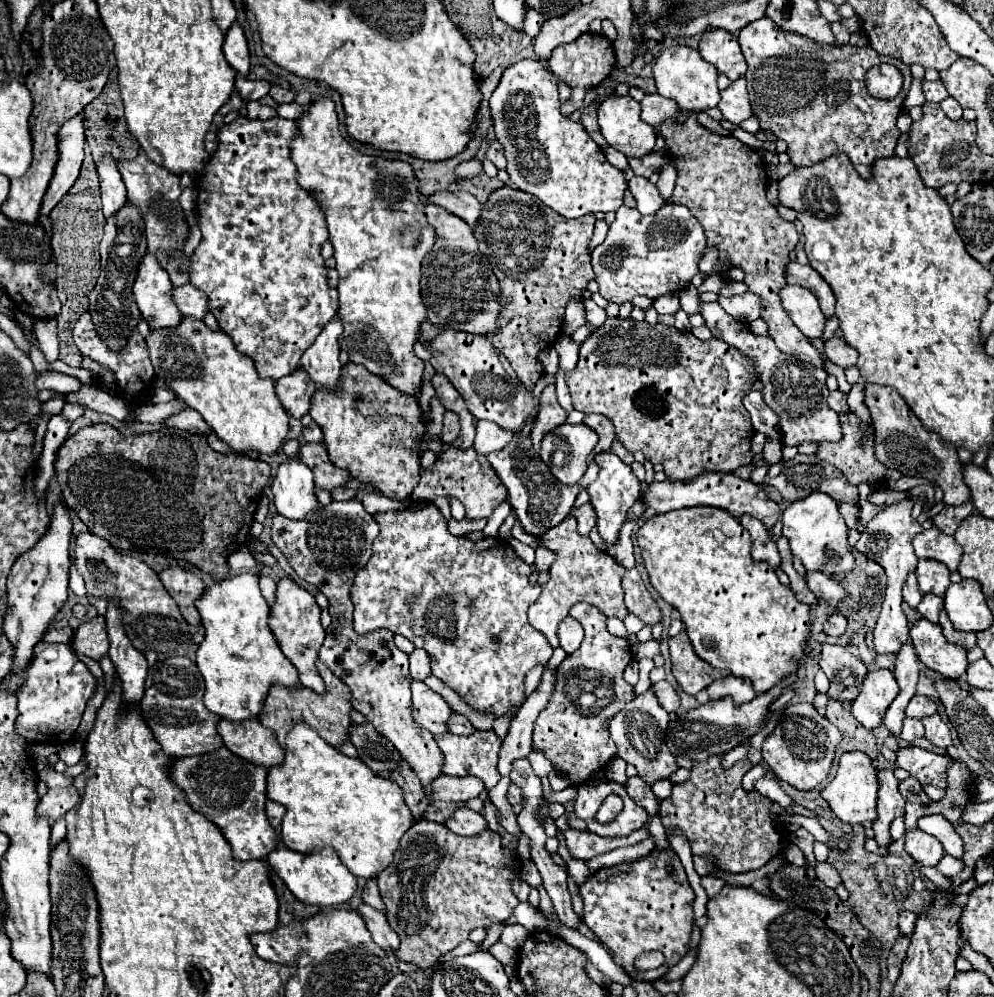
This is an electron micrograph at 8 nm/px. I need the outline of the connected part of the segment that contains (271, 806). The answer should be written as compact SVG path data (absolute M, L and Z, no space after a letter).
M266 801L266 815L268 815L270 825L272 825L276 831L280 831L280 819L284 817L284 813L286 813L286 809L282 809L282 805L278 805L278 803L274 803L274 801Z

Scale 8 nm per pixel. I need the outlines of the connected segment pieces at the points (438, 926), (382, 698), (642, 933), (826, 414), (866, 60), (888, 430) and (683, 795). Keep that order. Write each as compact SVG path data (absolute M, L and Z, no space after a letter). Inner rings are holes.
M416 821L408 833L402 835L400 847L394 853L392 865L378 873L378 889L386 905L386 919L390 929L400 937L400 947L394 955L400 961L414 963L428 971L434 961L458 943L468 939L468 933L476 927L490 927L492 923L506 921L514 907L520 903L512 891L512 877L520 869L520 863L502 851L500 835L486 829L474 837L460 837L446 829L444 823Z
M348 499L348 501L332 501L330 505L320 505L318 509L314 509L312 513L308 513L308 517L304 517L302 521L292 521L286 519L282 515L274 515L272 517L272 525L270 525L270 535L274 545L284 553L284 557L288 559L290 567L296 571L296 575L312 585L316 585L316 589L320 593L326 595L328 599L328 613L332 617L332 625L326 631L326 639L318 651L320 661L330 667L330 671L342 679L350 691L352 691L352 707L362 713L376 729L378 733L382 733L386 739L390 739L394 743L394 747L400 751L400 755L412 765L412 769L416 771L418 779L422 781L424 787L430 787L430 781L434 781L434 777L438 777L438 765L442 765L442 753L438 753L438 745L434 741L434 735L428 733L428 729L422 729L418 723L412 721L412 705L410 705L410 673L406 669L408 665L408 655L402 653L396 645L394 645L394 635L390 631L378 631L378 633L370 633L370 635L358 635L354 633L352 627L352 601L350 601L350 583L354 583L354 577L358 573L360 567L366 565L366 561L372 555L372 541L378 535L378 523L374 521L374 517L370 513L366 513L366 509L362 507L362 503L358 499Z
M672 849L664 851L652 851L642 859L618 863L612 867L600 867L596 873L592 873L582 885L578 885L580 897L584 901L584 923L586 927L596 935L596 939L608 947L612 953L612 959L616 965L620 965L632 979L636 981L656 981L666 975L668 967L676 965L686 953L688 953L688 941L692 933L692 901L694 901L694 891L688 883L686 871L678 859L678 855ZM666 867L674 867L672 873L666 871ZM644 951L660 951L664 955L664 965L652 971L636 971L634 969L634 959L644 953Z
M700 303L698 313L704 317L706 327L712 331L714 337L726 341L730 347L734 347L740 353L746 353L750 359L754 359L754 363L760 371L764 401L780 417L784 445L800 445L804 441L822 443L822 441L842 439L842 427L840 427L838 413L832 411L826 403L826 397L828 397L826 377L828 377L828 373L824 369L814 367L810 363L804 363L794 355L782 353L774 345L772 337L754 335L746 323L730 317L718 303Z
M762 17L758 21L752 21L738 33L738 43L742 47L742 55L746 57L748 71L748 93L750 93L750 105L752 113L758 115L760 127L766 131L772 131L778 139L784 139L788 143L788 155L790 161L796 167L814 165L816 161L822 161L822 157L828 157L830 153L846 153L854 169L868 179L872 175L872 163L880 157L892 157L896 141L900 137L900 131L896 127L896 117L904 107L904 97L910 89L912 73L910 67L902 61L886 55L878 55L872 47L830 47L830 45L818 45L816 41L810 41L806 37L786 33L782 31L772 19ZM890 63L894 67L900 67L900 73L904 77L902 89L894 99L878 99L872 97L866 89L864 75L870 67Z
M862 381L864 387L864 403L872 417L874 427L874 457L886 467L900 471L908 477L922 477L934 481L942 493L944 505L960 505L970 501L970 489L962 479L962 465L958 461L958 453L954 445L942 441L938 433L924 429L924 425L914 417L910 407L902 401L894 387L878 387Z
M710 757L694 765L688 785L674 785L672 795L660 801L664 827L682 829L694 855L714 857L714 861L728 873L746 873L764 867L782 845L778 825L768 813L770 799L762 797L758 791L746 793L742 789L742 777L750 769L752 763L748 759L734 763L730 769L722 769L720 757Z

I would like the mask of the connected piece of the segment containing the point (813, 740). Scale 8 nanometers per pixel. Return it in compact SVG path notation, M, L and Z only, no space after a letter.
M796 703L784 709L776 729L764 739L762 757L780 781L806 791L822 785L828 779L834 749L840 739L842 733L826 717L822 717L812 703Z

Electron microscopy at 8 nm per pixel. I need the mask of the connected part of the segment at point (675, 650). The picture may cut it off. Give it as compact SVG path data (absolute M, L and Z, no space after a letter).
M680 631L676 637L670 637L668 645L672 657L672 673L684 693L696 695L718 677L728 675L726 671L718 671L712 665L706 665L706 661L694 655L694 649L684 631Z

